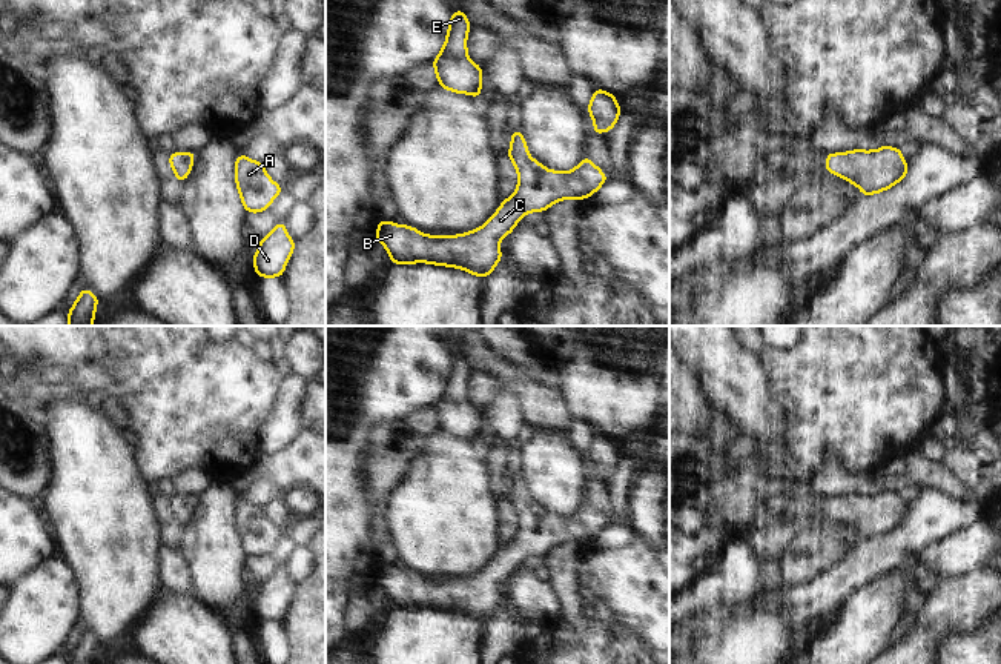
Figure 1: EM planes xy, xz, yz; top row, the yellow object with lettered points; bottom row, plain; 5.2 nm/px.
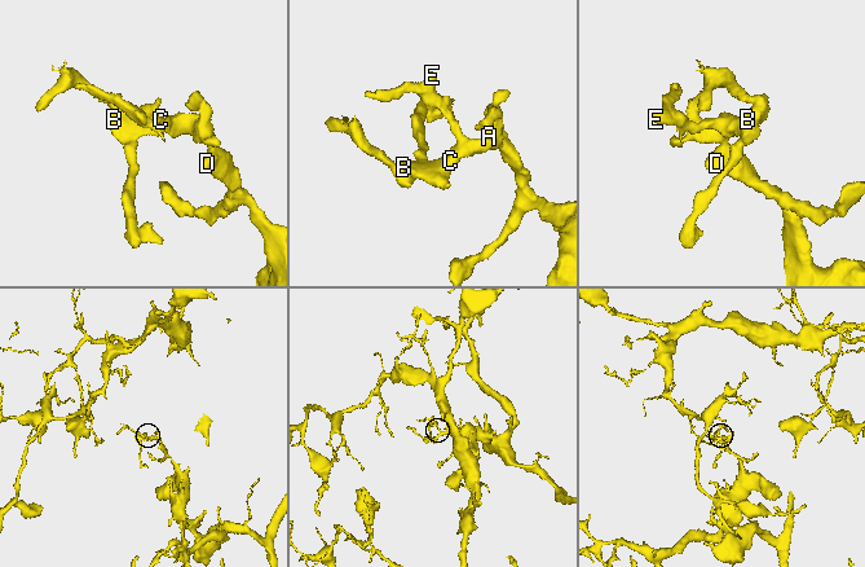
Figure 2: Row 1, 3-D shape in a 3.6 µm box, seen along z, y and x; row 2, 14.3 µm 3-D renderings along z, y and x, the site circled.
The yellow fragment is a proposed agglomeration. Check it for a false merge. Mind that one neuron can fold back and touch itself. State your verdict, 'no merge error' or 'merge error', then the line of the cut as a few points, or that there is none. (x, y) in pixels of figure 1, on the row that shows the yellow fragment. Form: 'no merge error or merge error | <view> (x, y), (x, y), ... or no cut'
no merge error | no cut

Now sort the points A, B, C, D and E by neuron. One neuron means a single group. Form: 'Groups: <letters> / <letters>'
Groups: A B C D E

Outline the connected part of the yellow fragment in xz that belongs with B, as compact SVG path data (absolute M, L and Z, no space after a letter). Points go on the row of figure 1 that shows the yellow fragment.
M520 131L511 132L508 158L516 166L519 183L516 192L500 203L500 208L487 223L479 229L462 235L424 235L408 224L399 226L393 221L381 220L375 238L385 246L388 258L395 264L431 263L438 266L459 267L485 278L502 258L499 241L513 232L514 226L524 215L534 211L545 212L553 203L565 198L583 200L594 195L594 192L610 180L593 161L588 160L586 154L573 171L548 171L543 164L528 155L528 148Z

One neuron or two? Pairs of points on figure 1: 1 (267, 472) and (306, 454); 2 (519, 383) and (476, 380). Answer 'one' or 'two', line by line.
1: one
2: two

